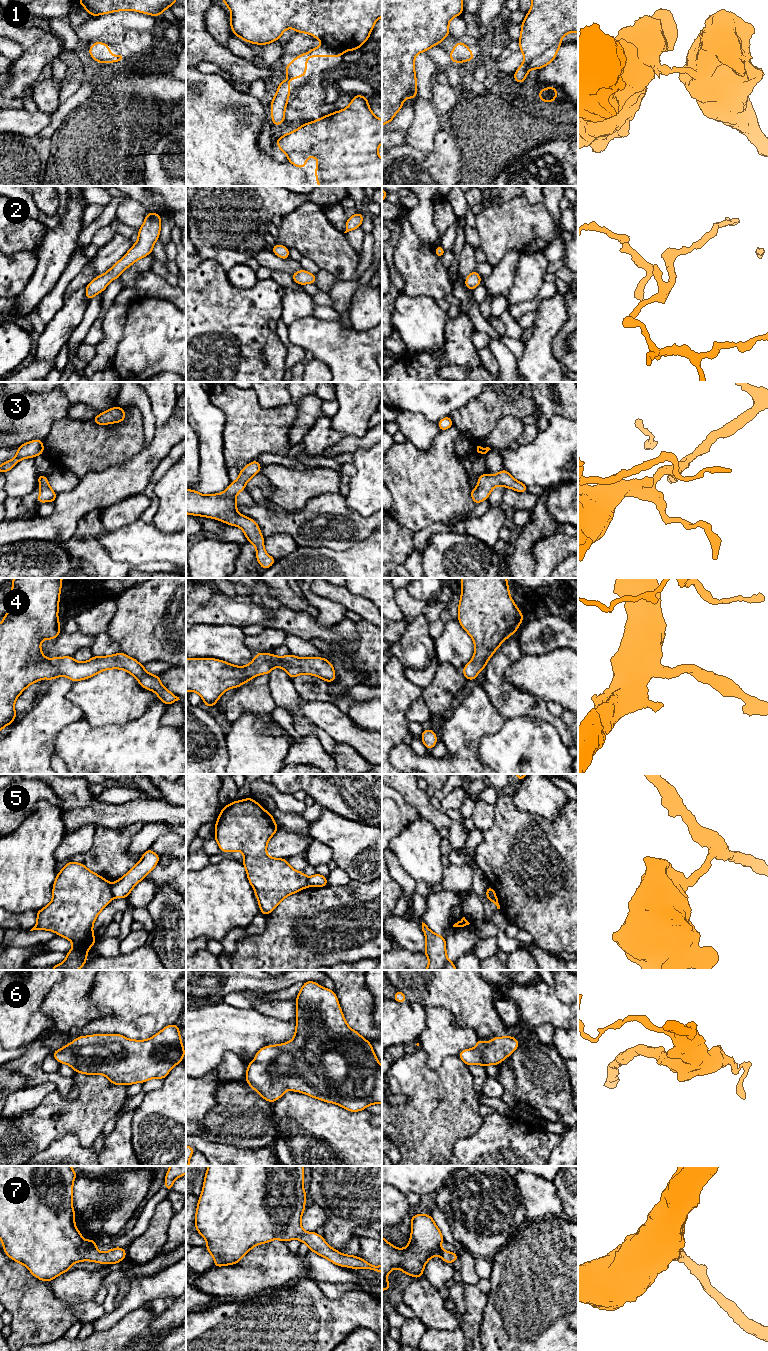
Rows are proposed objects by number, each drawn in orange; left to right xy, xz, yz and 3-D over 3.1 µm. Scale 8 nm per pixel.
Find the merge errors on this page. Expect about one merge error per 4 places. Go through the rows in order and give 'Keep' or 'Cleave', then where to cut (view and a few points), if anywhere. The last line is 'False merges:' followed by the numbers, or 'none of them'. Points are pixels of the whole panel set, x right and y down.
1: Keep. No split
2: Keep. No split
3: Keep. No split
4: Keep. No split
5: Cleave. Split along xy (110, 885), (110, 891), (113, 896)
6: Keep. No split
7: Keep. No split
False merges: 5

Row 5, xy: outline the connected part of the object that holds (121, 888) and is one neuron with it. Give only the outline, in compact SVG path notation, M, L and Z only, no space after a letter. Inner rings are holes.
M150 848L147 849L139 862L111 885L113 897L126 899L136 884L155 868L159 859L159 855Z

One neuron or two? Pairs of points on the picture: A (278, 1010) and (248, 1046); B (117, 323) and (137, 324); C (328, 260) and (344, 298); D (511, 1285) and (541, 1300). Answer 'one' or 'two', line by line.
A: two
B: two
C: two
D: one

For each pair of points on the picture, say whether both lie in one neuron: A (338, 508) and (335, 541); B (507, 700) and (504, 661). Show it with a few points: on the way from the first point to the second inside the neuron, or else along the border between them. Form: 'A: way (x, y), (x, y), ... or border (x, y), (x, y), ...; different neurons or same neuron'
A: way (336, 516), (335, 533); same neuron
B: way (499, 690), (499, 671); same neuron

